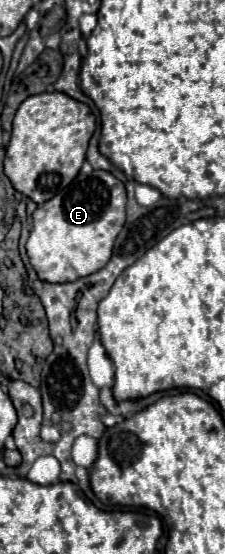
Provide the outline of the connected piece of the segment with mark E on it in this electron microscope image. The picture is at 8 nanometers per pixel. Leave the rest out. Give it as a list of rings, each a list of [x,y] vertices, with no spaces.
[[[96,169],[92,175],[80,173],[66,189],[56,193],[50,201],[36,207],[32,213],[32,233],[26,243],[26,253],[30,257],[30,265],[38,273],[42,281],[48,283],[68,283],[80,277],[86,277],[98,269],[102,269],[112,255],[114,239],[122,231],[126,219],[126,189],[124,183],[118,181],[112,173]]]

